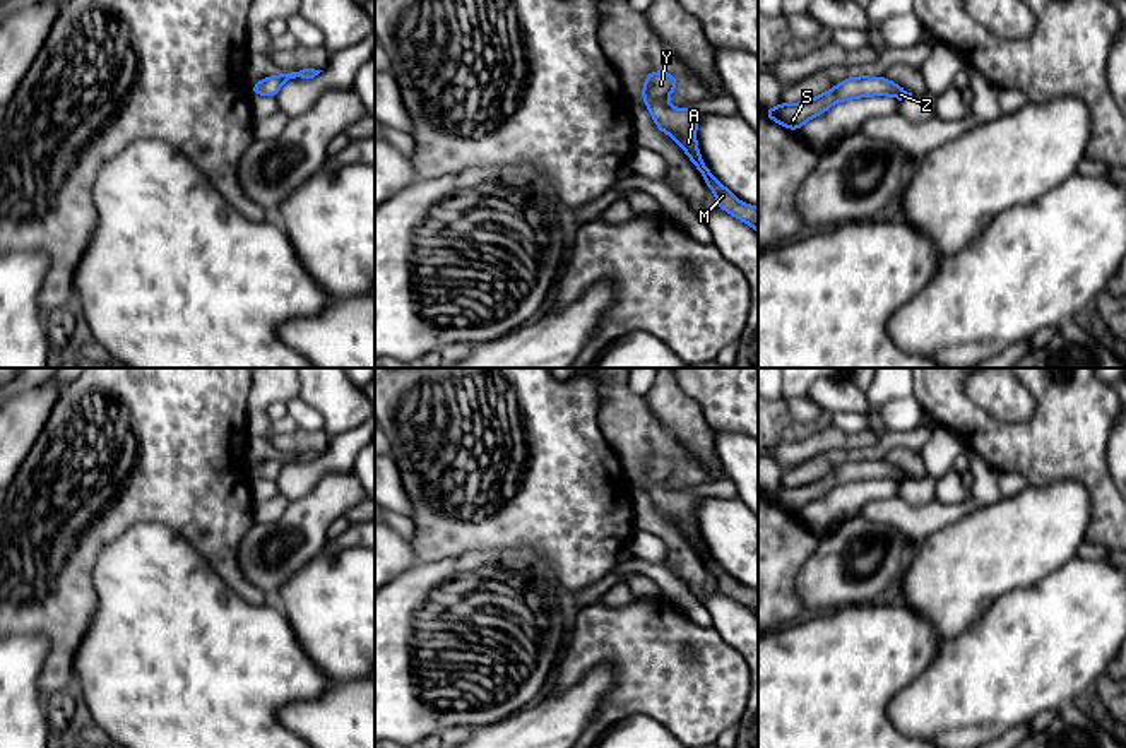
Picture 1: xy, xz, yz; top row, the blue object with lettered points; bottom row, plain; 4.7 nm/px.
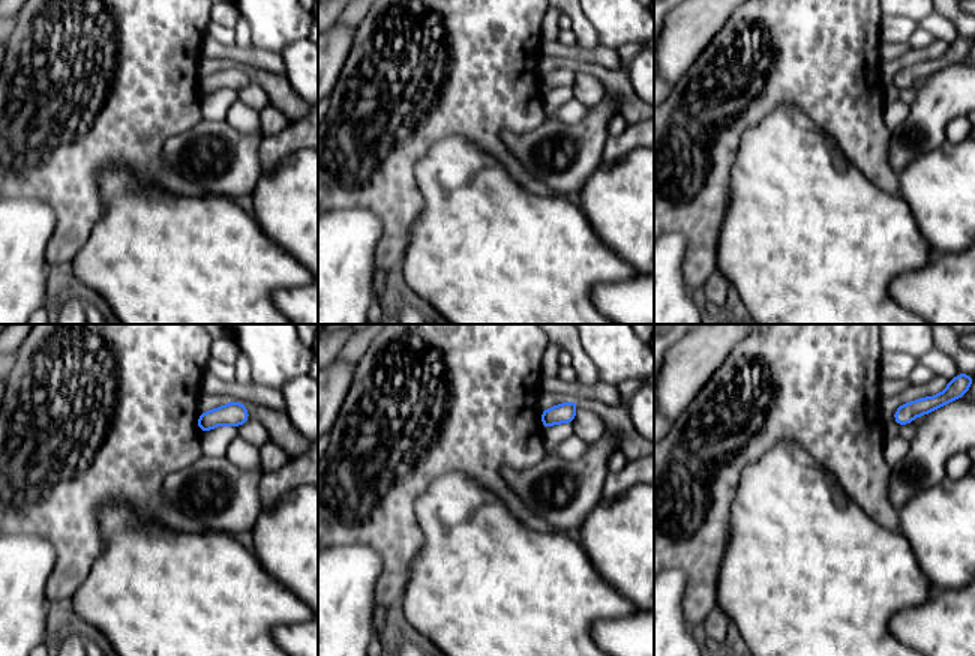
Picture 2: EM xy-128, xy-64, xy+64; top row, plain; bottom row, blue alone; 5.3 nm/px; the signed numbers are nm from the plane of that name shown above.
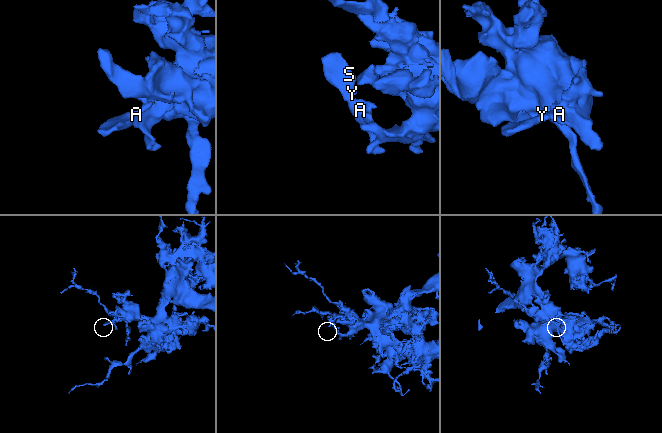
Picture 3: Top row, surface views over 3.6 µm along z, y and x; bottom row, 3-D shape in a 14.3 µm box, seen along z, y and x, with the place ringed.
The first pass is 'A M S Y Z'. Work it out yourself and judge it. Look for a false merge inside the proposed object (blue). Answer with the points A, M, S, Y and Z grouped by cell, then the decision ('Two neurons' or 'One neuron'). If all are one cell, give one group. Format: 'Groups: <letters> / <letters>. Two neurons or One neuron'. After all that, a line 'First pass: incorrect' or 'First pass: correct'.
Groups: A M S Y Z. One neuron
First pass: correct

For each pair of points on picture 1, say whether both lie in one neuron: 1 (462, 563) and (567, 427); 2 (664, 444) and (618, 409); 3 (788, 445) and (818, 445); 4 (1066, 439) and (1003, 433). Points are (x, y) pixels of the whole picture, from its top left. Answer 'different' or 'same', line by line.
1: different
2: same
3: same
4: same

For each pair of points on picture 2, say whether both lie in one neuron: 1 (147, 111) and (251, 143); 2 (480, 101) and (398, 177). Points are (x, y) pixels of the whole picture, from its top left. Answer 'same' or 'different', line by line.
1: different
2: same

